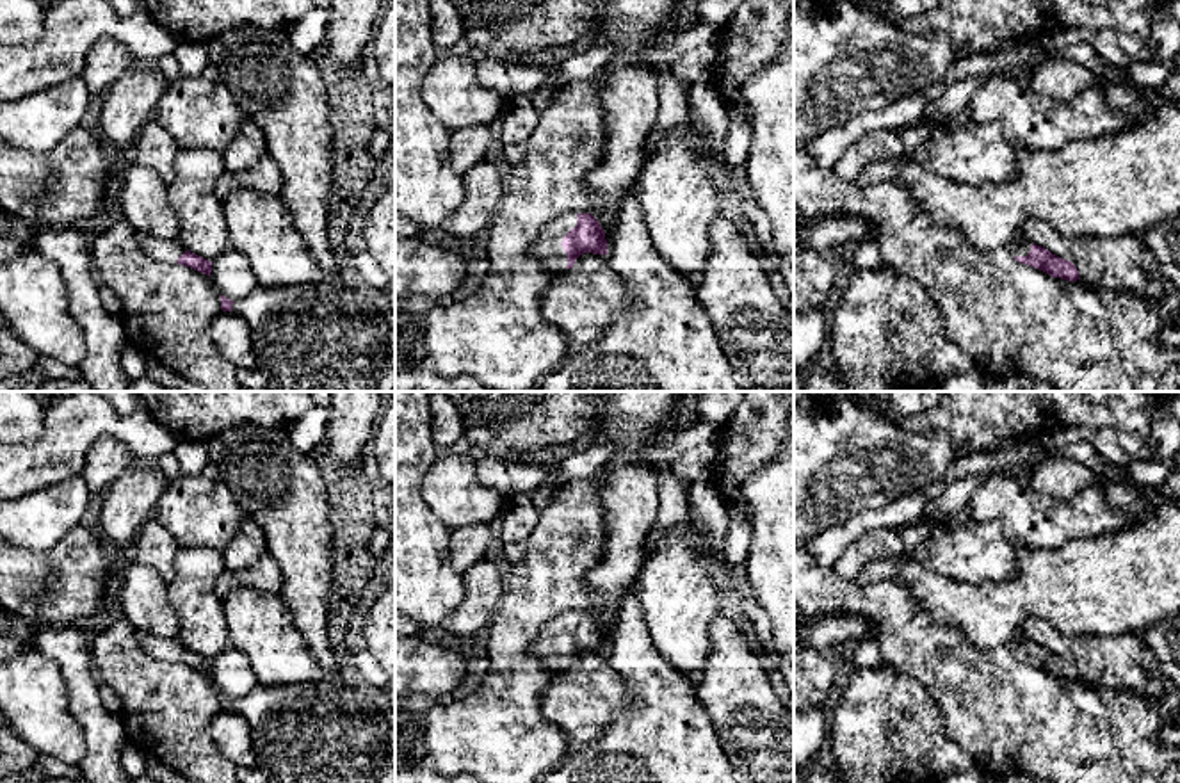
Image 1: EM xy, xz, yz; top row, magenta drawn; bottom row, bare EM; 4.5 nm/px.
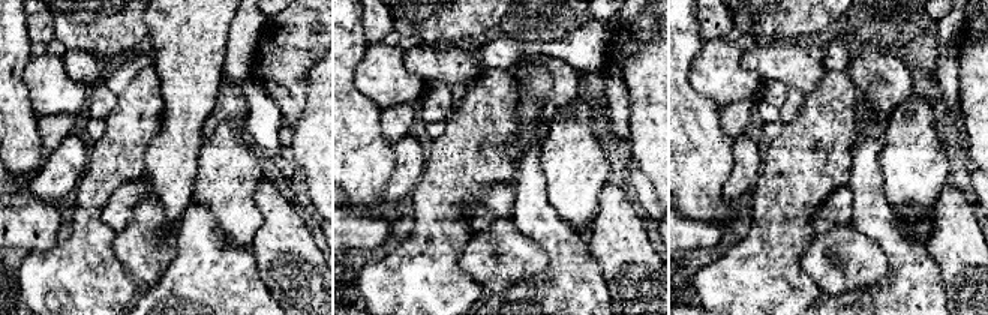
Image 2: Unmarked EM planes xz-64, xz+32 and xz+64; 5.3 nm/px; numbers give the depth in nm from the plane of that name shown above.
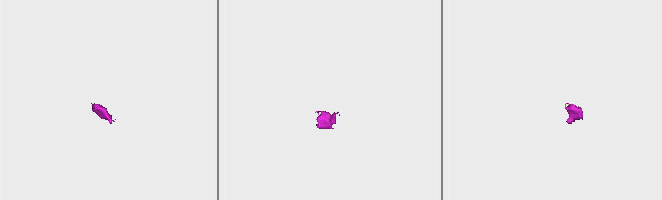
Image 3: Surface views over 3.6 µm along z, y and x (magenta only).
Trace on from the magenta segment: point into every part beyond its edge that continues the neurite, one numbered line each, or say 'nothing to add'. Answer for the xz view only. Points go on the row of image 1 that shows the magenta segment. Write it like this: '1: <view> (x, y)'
1: xz (547, 250)

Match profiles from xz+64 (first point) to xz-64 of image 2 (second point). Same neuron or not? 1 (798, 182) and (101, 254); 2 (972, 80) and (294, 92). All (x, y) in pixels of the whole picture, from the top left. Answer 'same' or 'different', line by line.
1: same
2: different

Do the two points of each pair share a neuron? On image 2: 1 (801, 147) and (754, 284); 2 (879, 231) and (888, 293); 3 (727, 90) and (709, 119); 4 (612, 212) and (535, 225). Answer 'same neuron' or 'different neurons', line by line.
1: same neuron
2: same neuron
3: different neurons
4: different neurons

